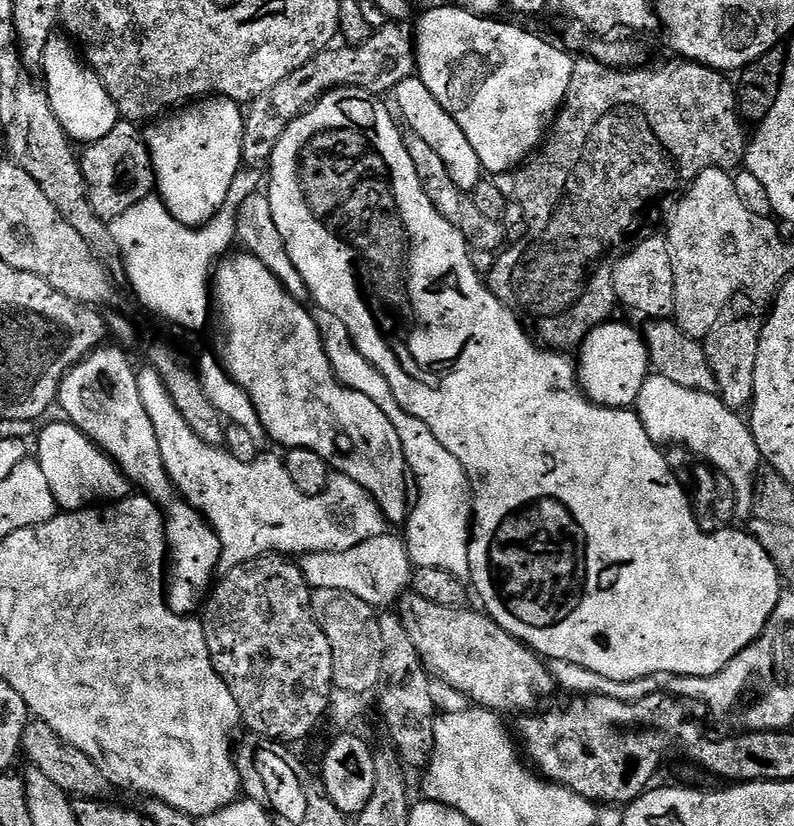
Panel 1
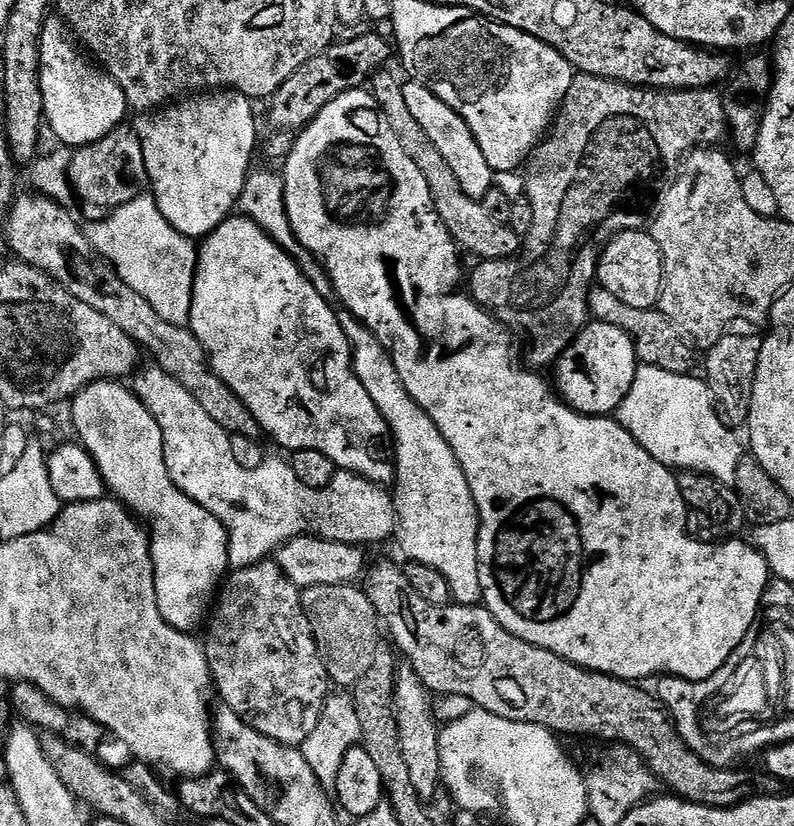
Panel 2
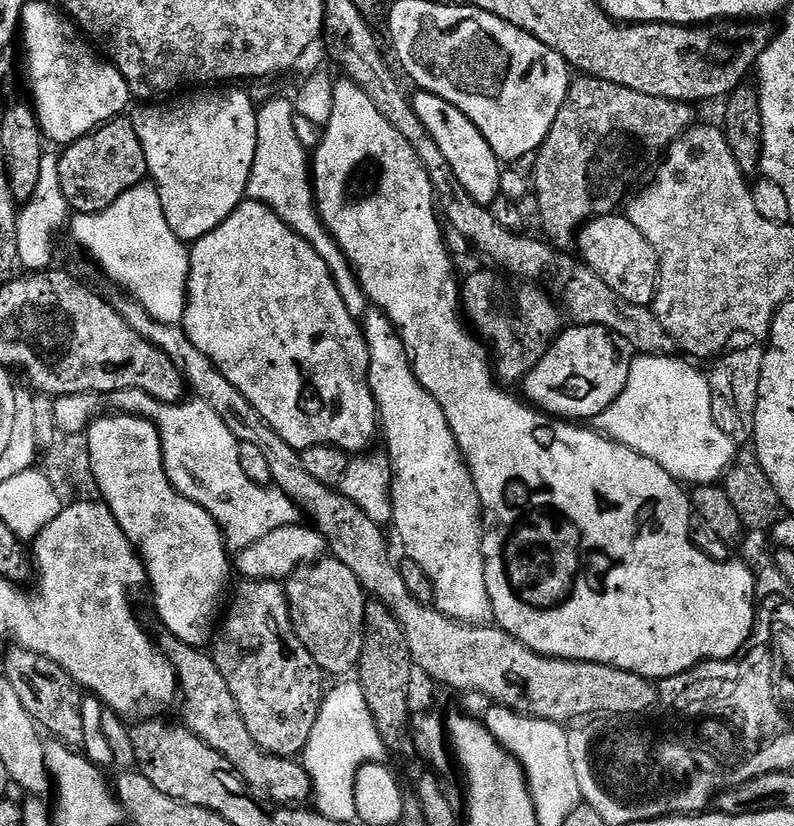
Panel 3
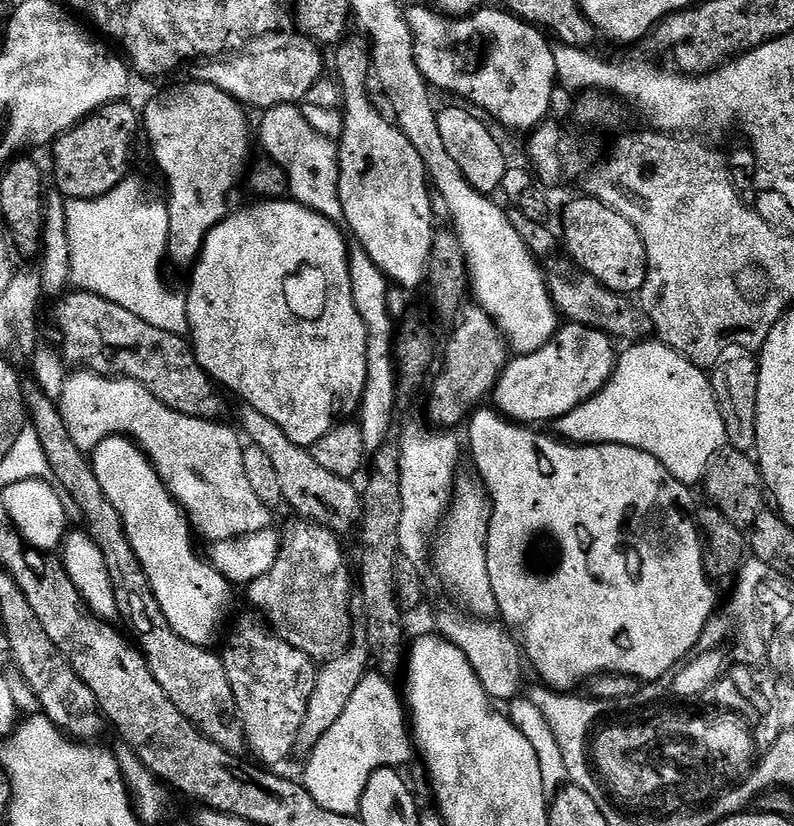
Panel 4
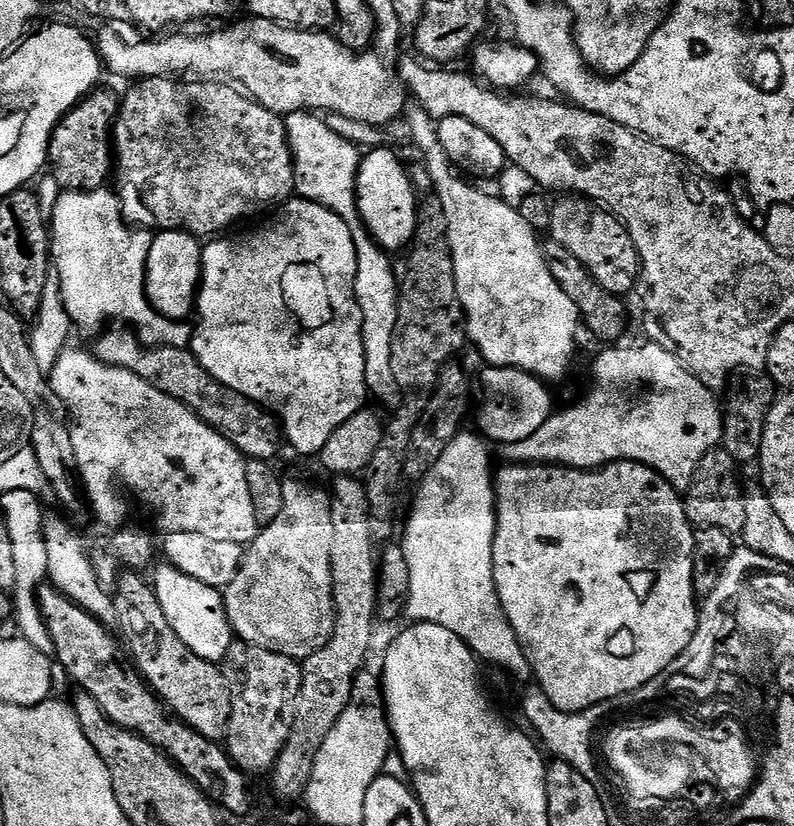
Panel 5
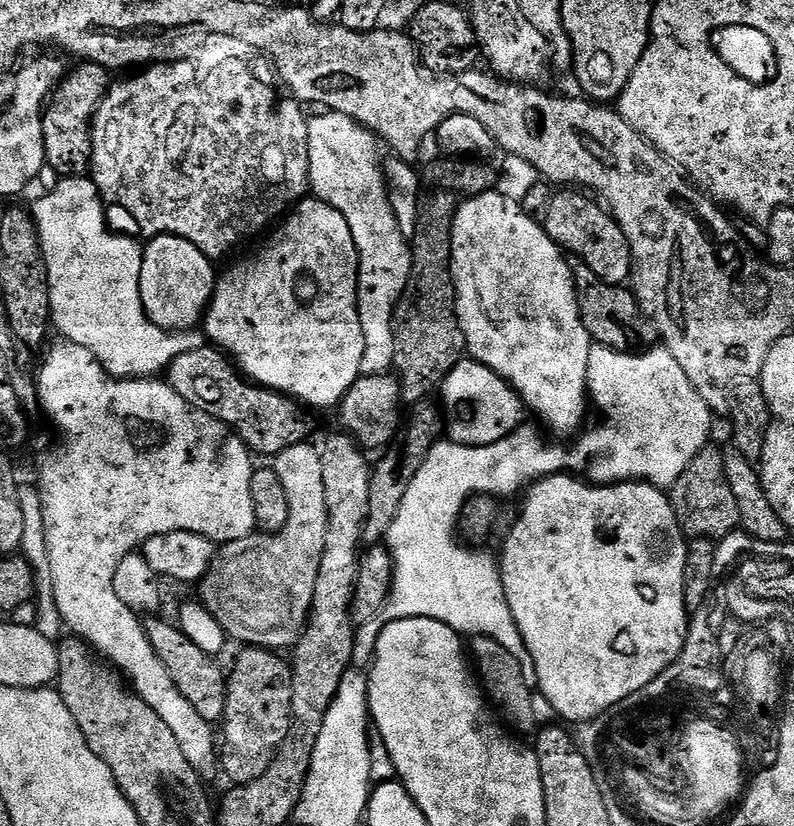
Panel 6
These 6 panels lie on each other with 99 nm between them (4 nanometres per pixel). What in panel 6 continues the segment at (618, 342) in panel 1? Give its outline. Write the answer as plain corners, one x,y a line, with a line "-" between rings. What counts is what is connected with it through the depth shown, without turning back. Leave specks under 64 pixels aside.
465,358
454,366
454,370
444,380
443,411
446,413
446,436
453,444
470,446
490,446
506,438
525,423
526,405
508,381
503,380
485,364

